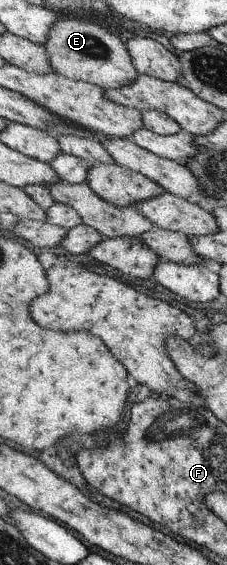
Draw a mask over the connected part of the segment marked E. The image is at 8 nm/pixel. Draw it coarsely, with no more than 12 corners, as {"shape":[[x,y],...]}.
{"shape":[[87,18],[43,44],[55,73],[117,90],[139,75],[127,44]]}

